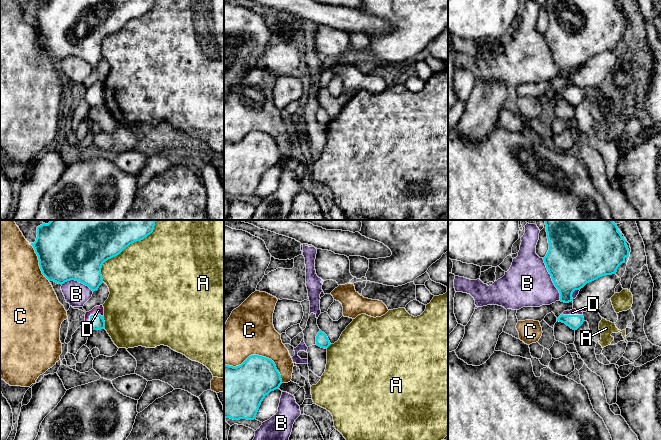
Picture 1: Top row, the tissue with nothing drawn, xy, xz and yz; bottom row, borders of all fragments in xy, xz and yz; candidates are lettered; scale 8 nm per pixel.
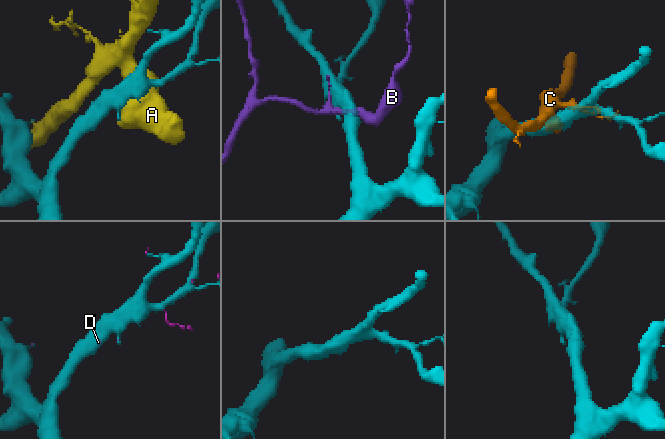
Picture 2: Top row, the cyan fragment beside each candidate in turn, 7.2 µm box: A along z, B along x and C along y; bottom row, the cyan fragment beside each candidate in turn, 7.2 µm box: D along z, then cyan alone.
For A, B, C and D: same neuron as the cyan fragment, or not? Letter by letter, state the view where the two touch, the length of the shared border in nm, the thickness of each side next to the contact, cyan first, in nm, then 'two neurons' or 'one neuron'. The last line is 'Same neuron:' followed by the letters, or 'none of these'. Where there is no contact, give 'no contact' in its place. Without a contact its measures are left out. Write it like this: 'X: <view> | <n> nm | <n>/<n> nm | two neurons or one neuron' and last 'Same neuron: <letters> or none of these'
A: xy | 650 nm | 500/500 nm | two neurons
B: yz | 360 nm | 440/380 nm | two neurons
C: xz | 500 nm | 340/400 nm | two neurons
D: xy | 160 nm | 120/80 nm | one neuron
Same neuron: D

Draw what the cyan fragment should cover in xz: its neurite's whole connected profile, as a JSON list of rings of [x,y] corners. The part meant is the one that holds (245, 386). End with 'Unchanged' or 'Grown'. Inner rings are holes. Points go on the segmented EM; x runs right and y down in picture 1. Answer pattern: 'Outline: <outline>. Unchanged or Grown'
Outline: [[[251,355],[239,366],[224,365],[224,418],[254,420],[265,396],[281,384],[281,375],[269,358]]]. Unchanged

